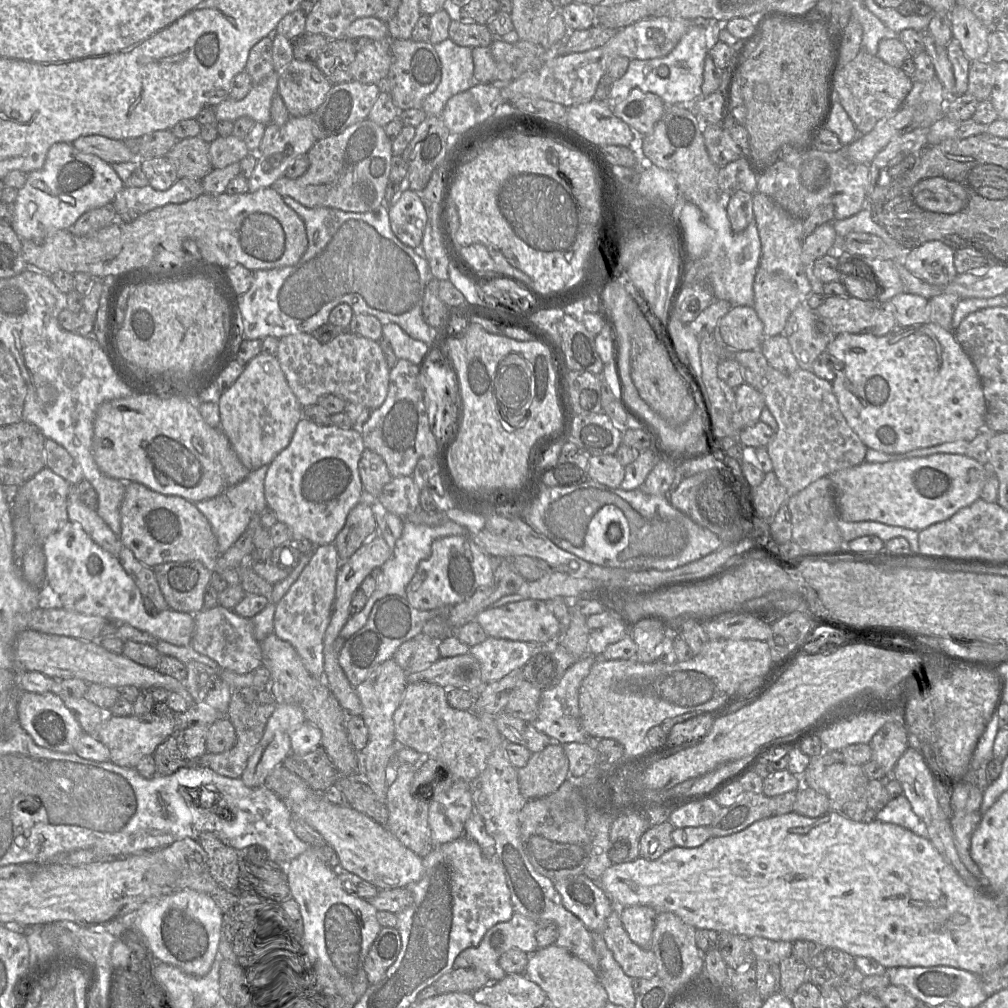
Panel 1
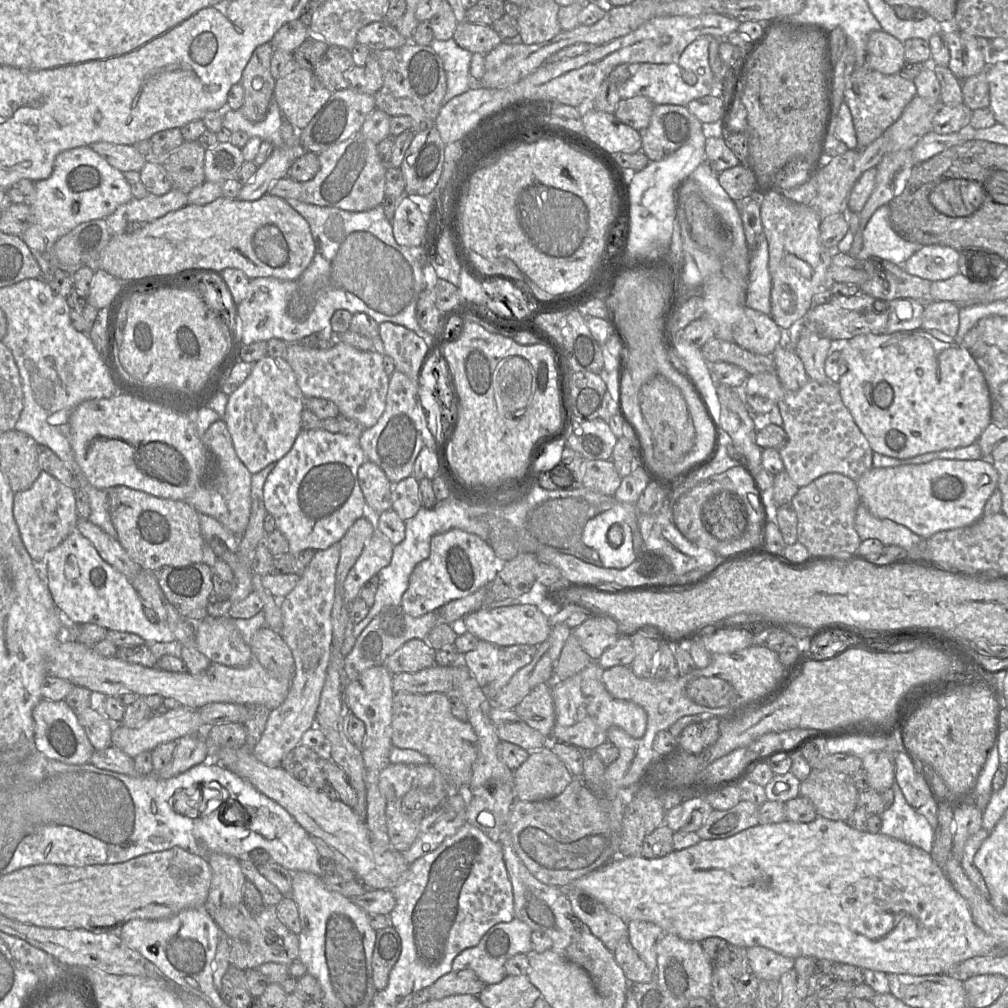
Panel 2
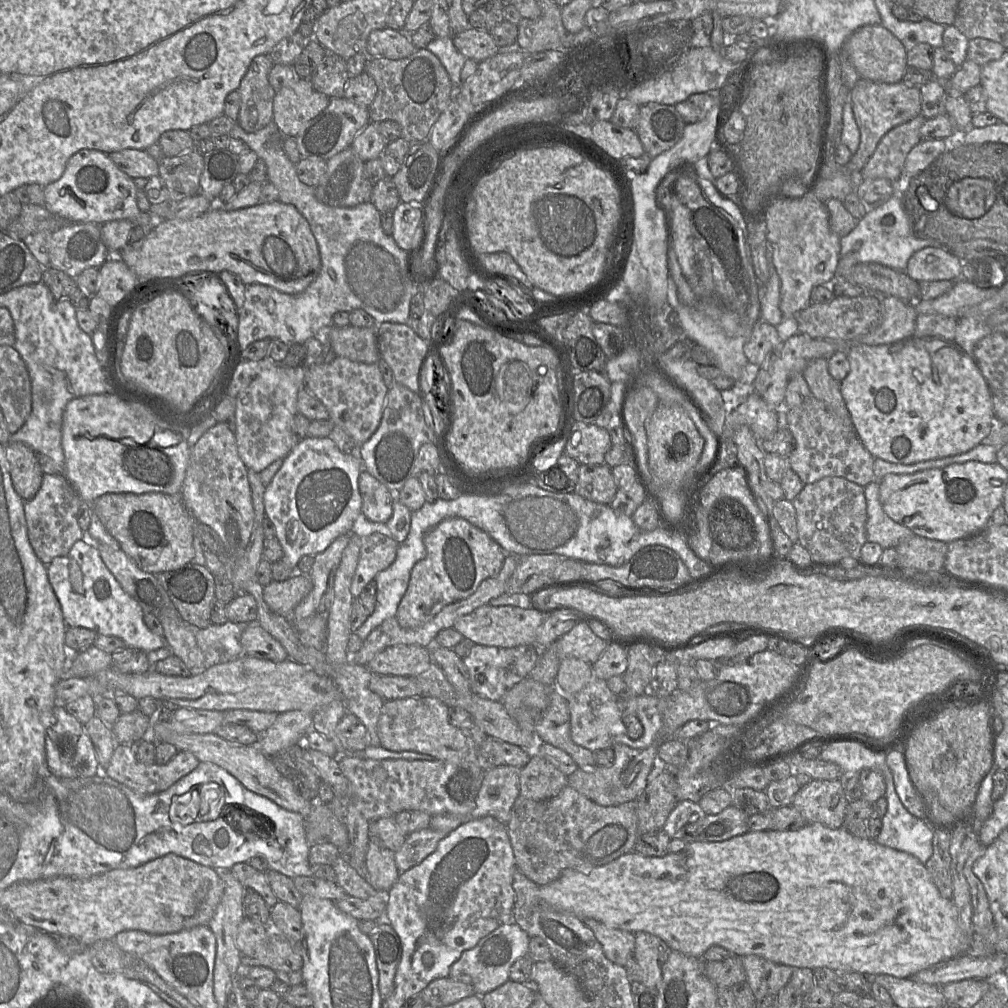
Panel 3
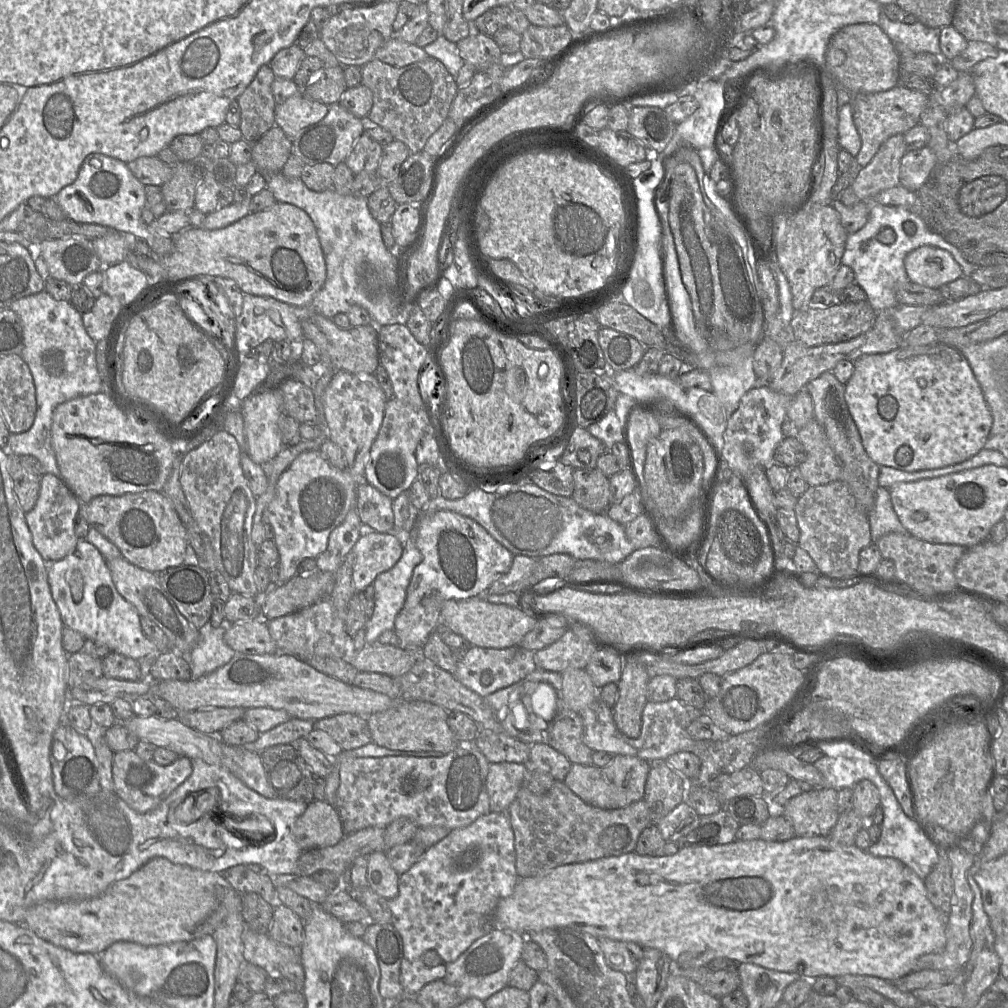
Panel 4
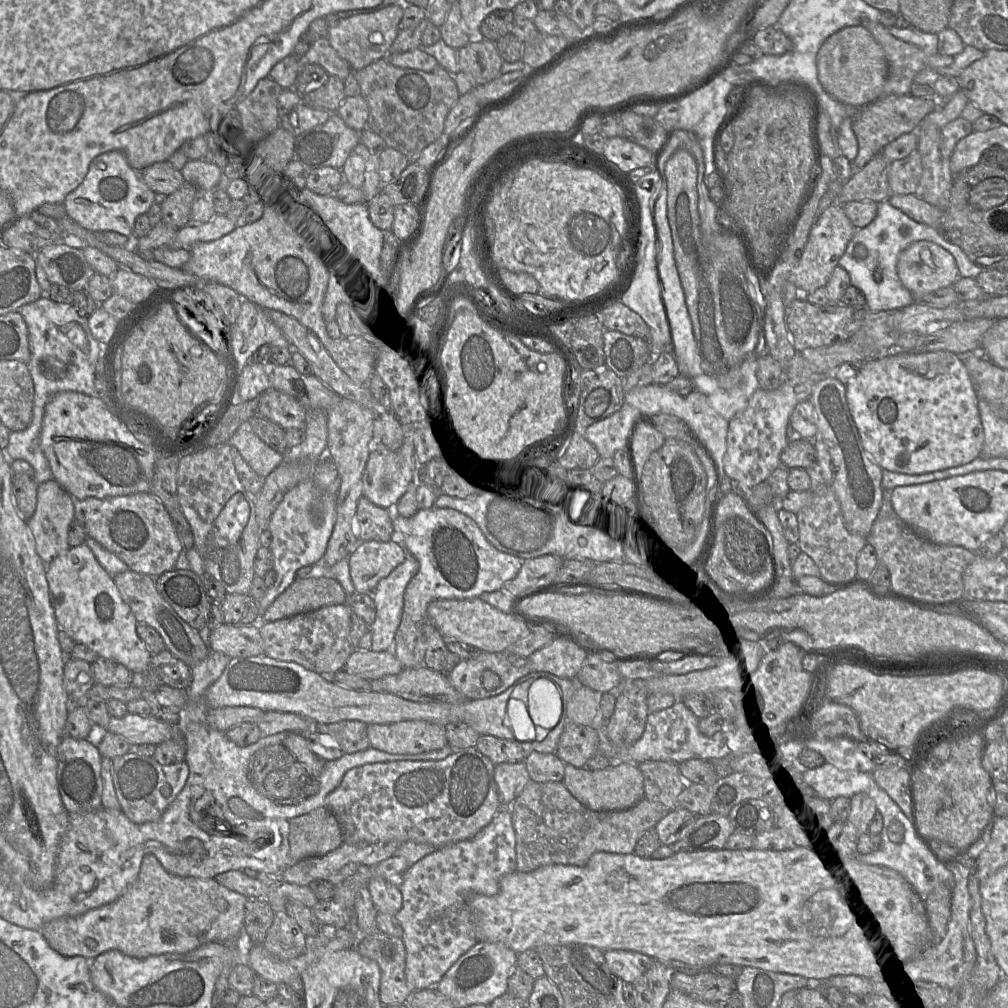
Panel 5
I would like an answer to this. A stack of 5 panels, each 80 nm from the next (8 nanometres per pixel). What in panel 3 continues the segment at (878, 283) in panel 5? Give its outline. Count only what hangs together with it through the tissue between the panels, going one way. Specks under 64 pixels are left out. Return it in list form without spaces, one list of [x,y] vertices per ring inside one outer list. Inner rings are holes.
[[[901,185],[897,193],[880,205],[870,205],[857,226],[840,239],[840,257],[857,251],[858,262],[873,262],[905,272],[909,258],[926,247],[935,247],[953,253],[947,246],[931,239],[920,239],[910,228],[909,218],[903,208]]]

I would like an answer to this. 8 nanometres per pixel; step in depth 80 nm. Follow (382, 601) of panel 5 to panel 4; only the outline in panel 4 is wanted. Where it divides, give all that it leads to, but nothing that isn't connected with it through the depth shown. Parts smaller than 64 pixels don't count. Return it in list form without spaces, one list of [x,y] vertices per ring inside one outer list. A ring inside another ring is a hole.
[[[415,534],[406,535],[402,540],[403,553],[399,561],[388,571],[379,574],[373,582],[374,585],[374,611],[363,628],[365,630],[366,645],[373,645],[378,637],[387,630],[394,629],[394,622],[400,613],[405,599],[407,588],[414,568],[422,562],[422,554],[418,550]]]

